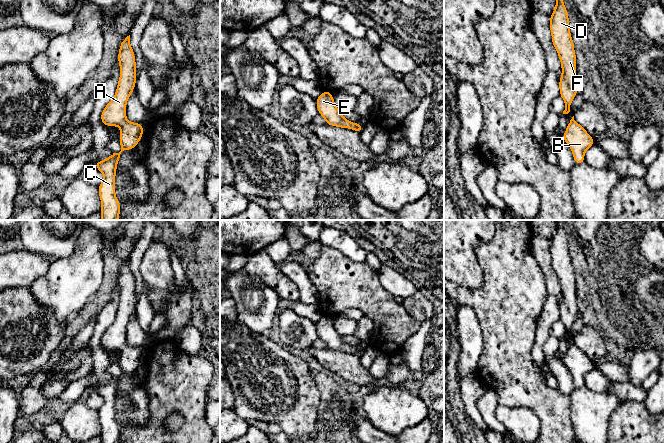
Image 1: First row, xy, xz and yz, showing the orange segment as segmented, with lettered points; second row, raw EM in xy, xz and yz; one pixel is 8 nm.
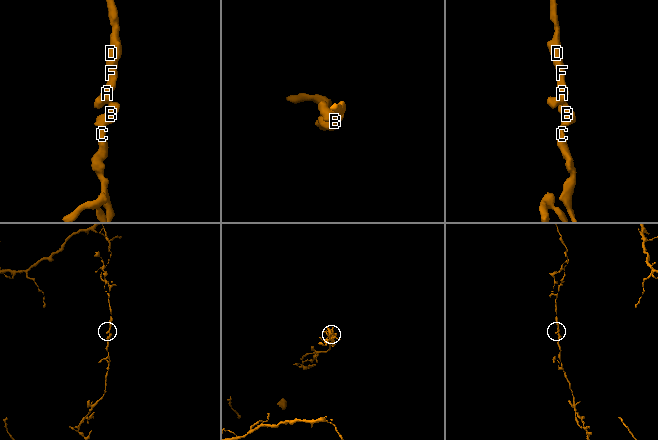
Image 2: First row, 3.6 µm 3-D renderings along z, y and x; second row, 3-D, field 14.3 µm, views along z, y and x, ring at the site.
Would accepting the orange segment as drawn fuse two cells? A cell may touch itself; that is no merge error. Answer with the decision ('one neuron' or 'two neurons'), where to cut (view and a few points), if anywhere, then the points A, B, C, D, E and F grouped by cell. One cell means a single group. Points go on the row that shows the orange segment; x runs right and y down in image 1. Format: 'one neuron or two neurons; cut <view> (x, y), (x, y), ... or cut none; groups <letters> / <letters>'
one neuron; cut none; groups A B C D E F

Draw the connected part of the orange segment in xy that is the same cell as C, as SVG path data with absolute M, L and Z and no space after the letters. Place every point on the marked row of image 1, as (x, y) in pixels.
M130 35L123 39L120 44L120 50L118 53L118 61L120 65L120 78L117 85L114 98L106 105L101 113L101 122L106 126L119 126L120 131L120 144L121 151L119 153L113 153L110 157L93 164L93 166L99 169L103 176L103 182L98 186L99 196L102 203L101 220L118 220L120 214L119 200L115 196L115 174L117 172L116 166L120 158L120 154L124 150L131 150L135 148L143 136L143 125L141 123L132 123L126 119L126 103L131 93L134 90L136 83L136 62L134 51L130 45Z

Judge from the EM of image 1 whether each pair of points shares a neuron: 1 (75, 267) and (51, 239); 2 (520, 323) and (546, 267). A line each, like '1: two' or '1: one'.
1: two
2: two

